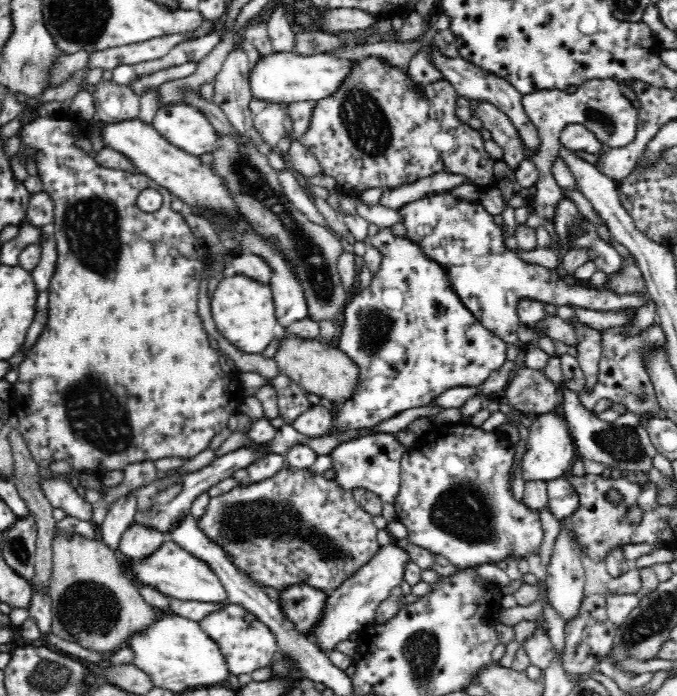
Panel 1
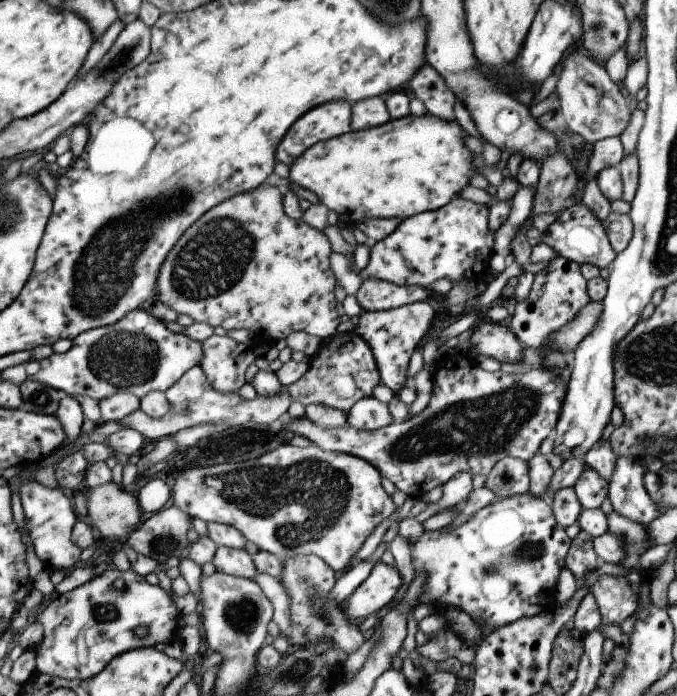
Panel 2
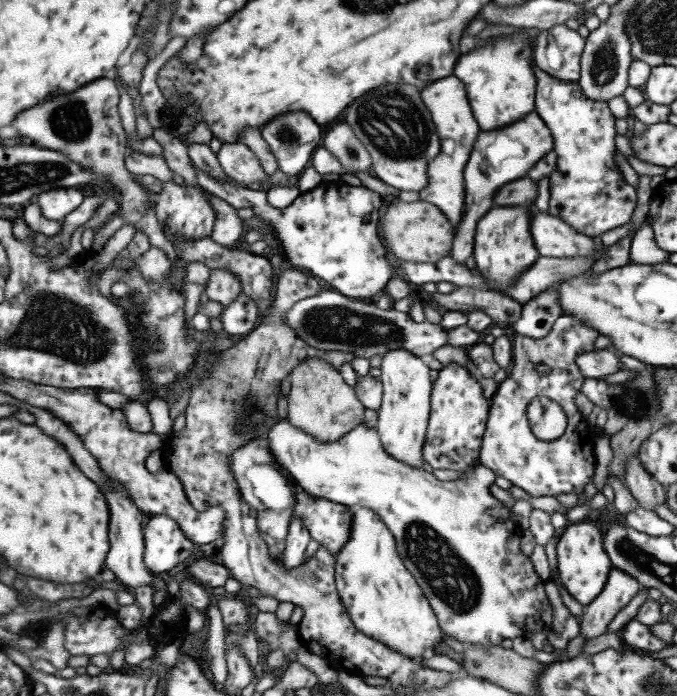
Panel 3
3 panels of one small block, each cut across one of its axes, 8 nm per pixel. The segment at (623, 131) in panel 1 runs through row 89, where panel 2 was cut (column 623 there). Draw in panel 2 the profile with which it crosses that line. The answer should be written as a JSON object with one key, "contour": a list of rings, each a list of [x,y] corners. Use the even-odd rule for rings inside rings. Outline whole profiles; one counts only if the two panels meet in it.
{"contour":[[[601,576],[591,586],[591,596],[599,608],[601,624],[623,624],[635,610],[635,592],[625,578]]]}

